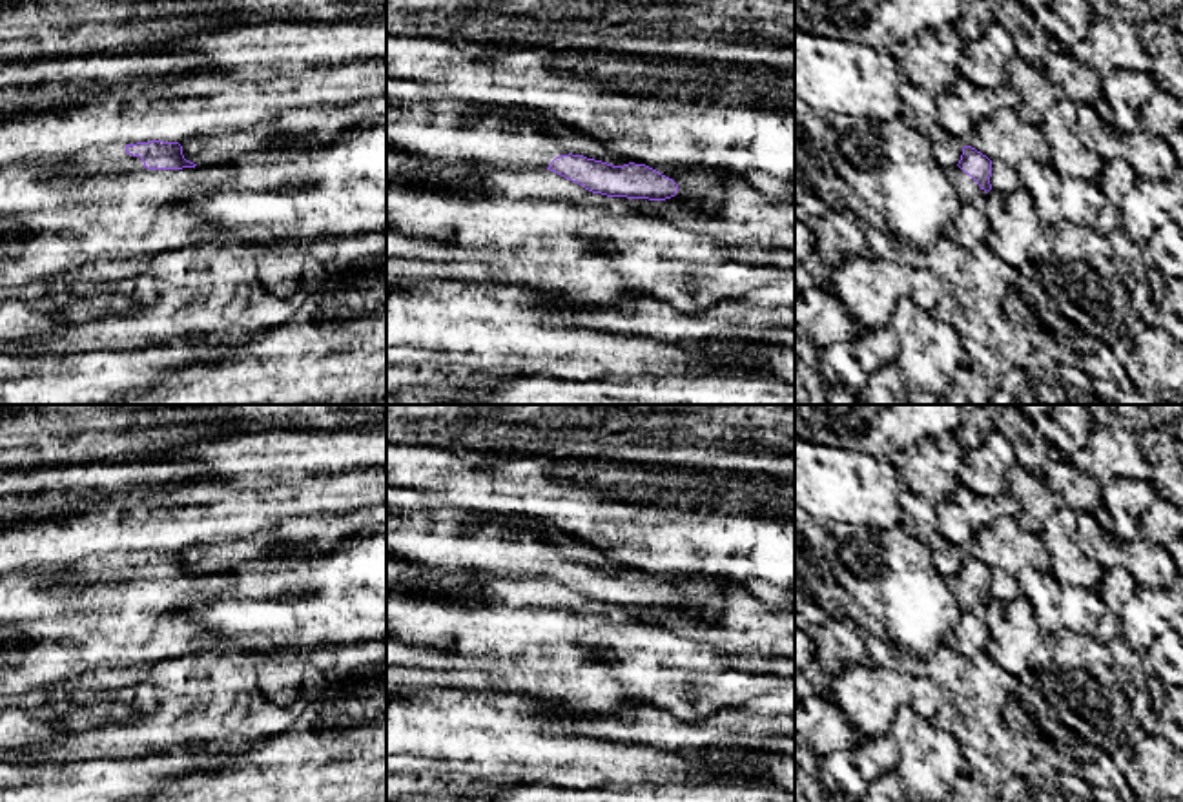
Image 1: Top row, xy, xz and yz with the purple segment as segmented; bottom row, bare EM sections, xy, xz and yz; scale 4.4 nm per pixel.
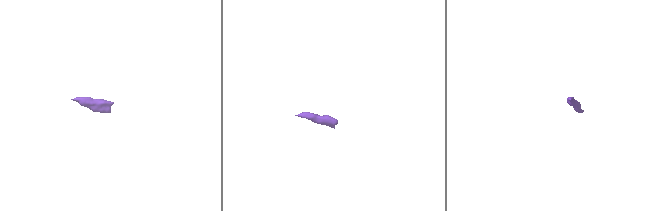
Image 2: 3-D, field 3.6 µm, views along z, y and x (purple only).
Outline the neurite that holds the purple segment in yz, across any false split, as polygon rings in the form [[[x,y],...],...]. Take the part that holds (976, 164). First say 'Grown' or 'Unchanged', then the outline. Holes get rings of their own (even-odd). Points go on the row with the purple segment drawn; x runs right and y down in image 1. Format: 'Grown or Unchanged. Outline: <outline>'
Unchanged. Outline: [[[964,146],[957,166],[970,175],[981,186],[981,190],[986,193],[992,190],[992,160],[986,155],[972,146]]]

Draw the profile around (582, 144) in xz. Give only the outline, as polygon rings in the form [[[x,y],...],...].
[[[492,109],[496,113],[516,117],[518,120],[534,122],[543,128],[550,137],[560,140],[571,153],[583,155],[587,159],[602,160],[607,164],[620,164],[622,160],[614,157],[607,144],[598,142],[587,135],[580,135],[558,124],[554,118],[534,113],[532,109]]]

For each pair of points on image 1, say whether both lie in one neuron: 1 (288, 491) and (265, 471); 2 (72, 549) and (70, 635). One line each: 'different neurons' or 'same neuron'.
1: different neurons
2: different neurons

